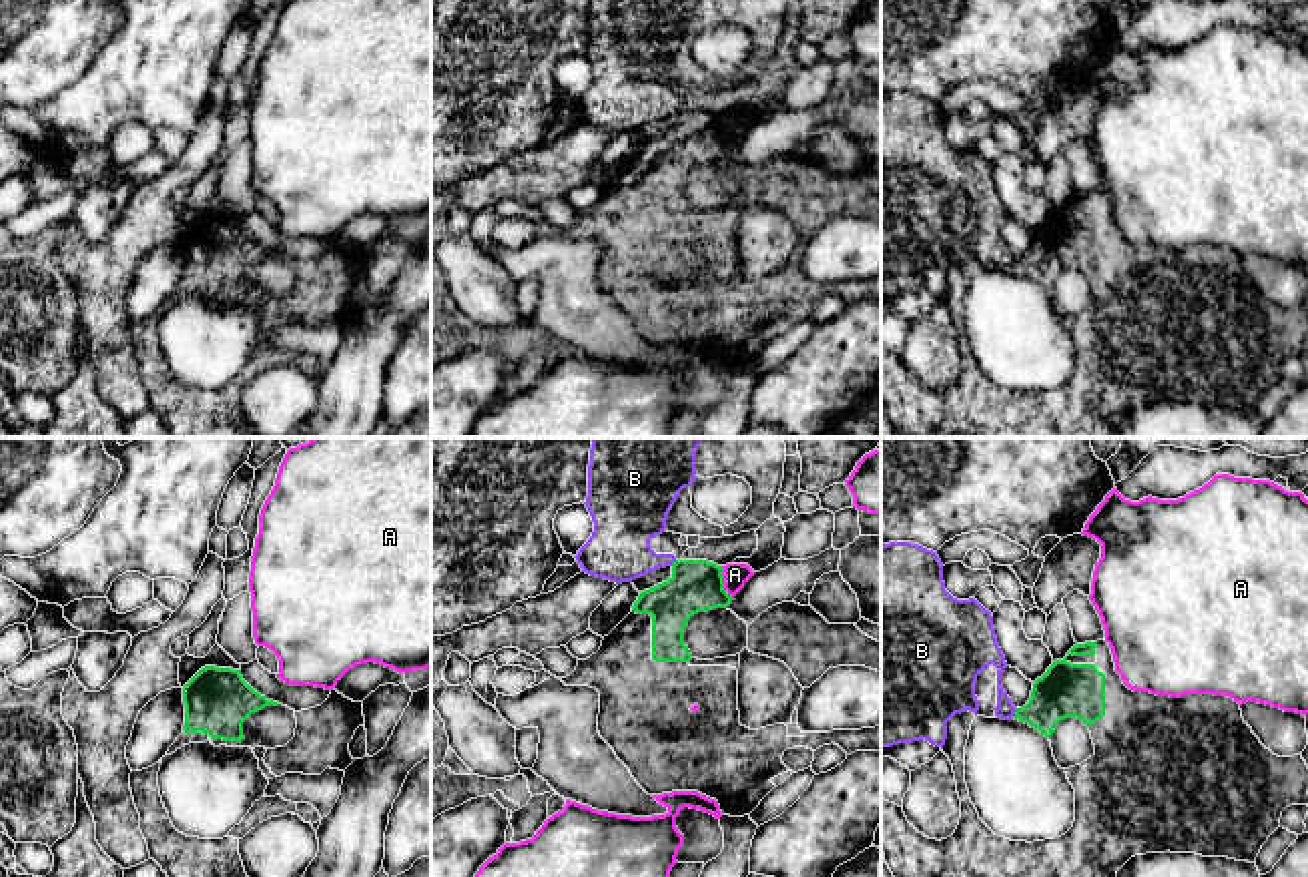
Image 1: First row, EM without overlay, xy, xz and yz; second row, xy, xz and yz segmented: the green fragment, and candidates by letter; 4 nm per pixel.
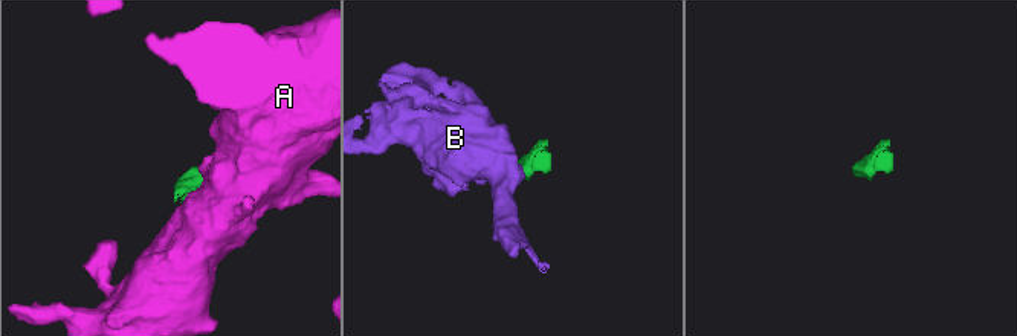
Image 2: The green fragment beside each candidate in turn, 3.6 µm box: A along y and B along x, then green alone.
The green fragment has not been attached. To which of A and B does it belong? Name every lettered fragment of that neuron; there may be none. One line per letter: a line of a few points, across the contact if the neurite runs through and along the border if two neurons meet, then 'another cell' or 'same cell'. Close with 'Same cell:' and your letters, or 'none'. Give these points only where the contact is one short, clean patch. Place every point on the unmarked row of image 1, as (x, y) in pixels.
A: another cell
B: line yz (1018, 259), (1012, 267); another cell
Same cell: none

